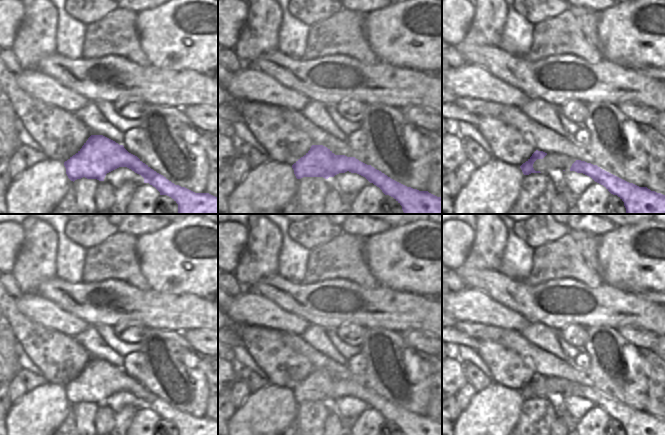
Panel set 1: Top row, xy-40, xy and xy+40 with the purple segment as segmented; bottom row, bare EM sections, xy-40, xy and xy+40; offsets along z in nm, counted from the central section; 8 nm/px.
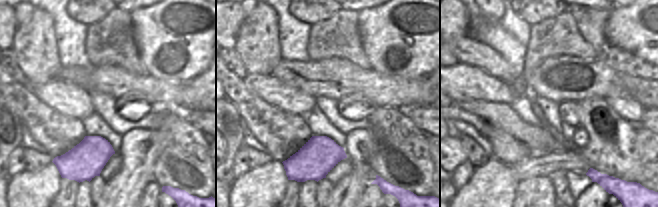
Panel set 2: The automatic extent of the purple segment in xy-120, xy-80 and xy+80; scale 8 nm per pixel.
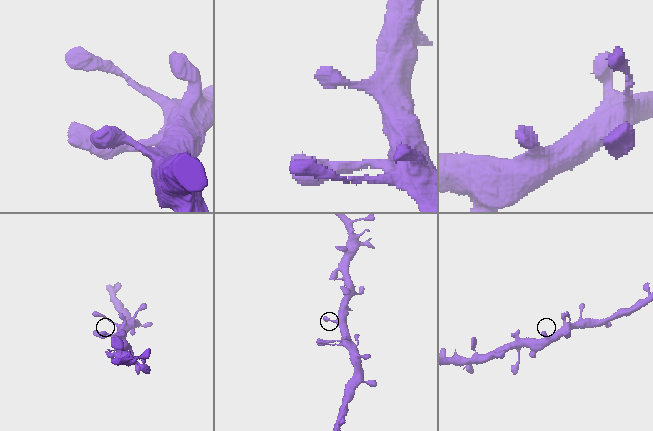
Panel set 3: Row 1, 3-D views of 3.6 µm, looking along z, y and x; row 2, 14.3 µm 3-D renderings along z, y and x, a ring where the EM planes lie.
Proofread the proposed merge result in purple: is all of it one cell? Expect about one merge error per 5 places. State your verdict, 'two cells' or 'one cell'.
one cell

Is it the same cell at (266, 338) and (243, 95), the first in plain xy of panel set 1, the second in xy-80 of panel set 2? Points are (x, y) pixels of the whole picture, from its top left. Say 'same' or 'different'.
same

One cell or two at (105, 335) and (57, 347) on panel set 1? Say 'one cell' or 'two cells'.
two cells

